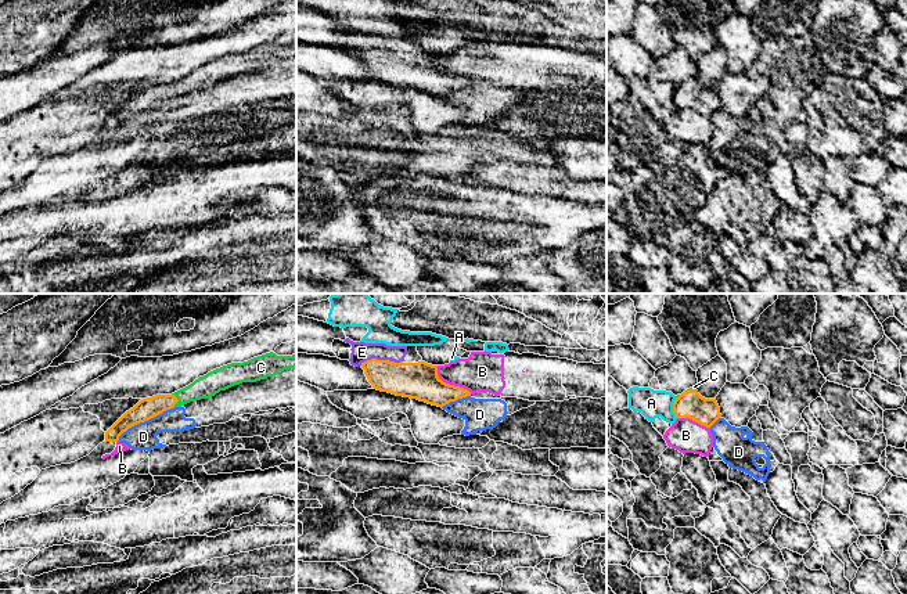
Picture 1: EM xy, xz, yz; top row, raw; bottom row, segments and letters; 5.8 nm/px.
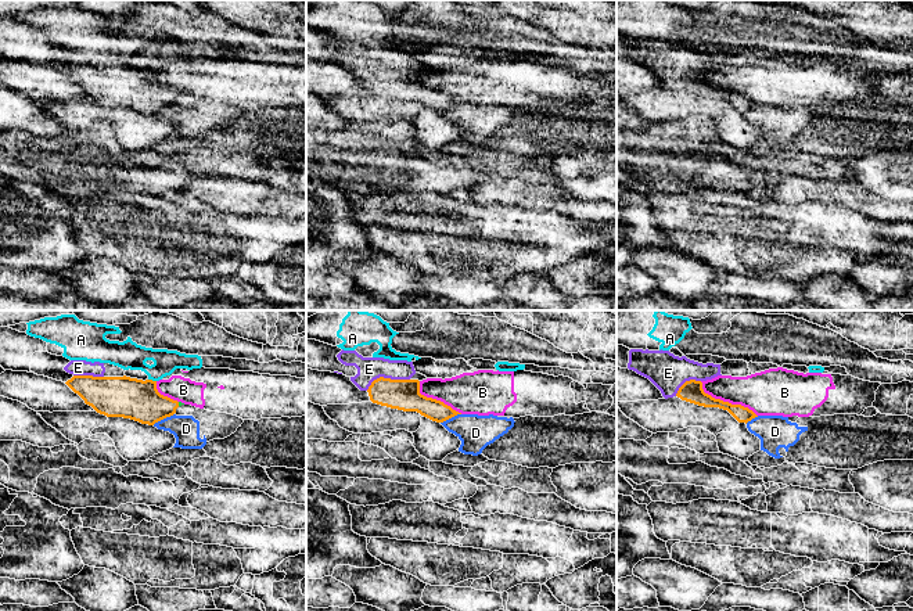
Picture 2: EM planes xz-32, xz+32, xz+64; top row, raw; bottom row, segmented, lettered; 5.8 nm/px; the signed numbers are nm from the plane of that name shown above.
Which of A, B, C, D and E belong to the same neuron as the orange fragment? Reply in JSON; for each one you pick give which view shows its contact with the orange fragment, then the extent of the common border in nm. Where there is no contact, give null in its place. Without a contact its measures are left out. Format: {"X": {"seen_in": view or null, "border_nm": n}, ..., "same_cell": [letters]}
{"C": {"seen_in": "xy", "border_nm": 90}, "E": {"seen_in": "xz", "border_nm": 240}, "same_cell": ["C", "E"]}

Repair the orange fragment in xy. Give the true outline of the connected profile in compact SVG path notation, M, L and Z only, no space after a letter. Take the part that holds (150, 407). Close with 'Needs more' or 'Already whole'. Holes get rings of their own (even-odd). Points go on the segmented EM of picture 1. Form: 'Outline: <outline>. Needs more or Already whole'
Outline: M296 341L281 343L274 352L253 357L248 361L223 366L199 377L188 386L172 395L156 395L140 400L105 432L105 442L118 442L119 436L129 428L148 421L166 410L181 407L199 399L209 399L234 385L276 377L280 371L295 367Z. Needs more

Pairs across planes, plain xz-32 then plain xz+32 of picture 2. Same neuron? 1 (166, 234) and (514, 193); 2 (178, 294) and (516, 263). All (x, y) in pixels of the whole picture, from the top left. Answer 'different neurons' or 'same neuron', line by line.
1: different neurons
2: different neurons

